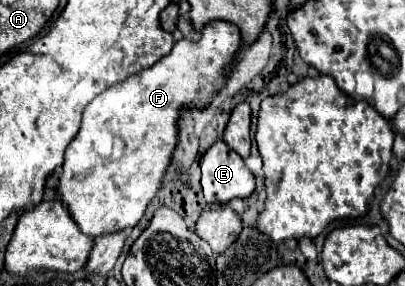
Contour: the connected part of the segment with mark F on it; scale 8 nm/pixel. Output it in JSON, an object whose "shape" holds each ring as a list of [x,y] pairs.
{"shape":[[[213,20],[203,26],[201,38],[197,42],[181,38],[179,42],[175,42],[173,50],[159,62],[145,68],[143,72],[137,72],[135,76],[129,76],[121,84],[113,84],[109,90],[91,100],[91,104],[87,104],[81,130],[65,152],[63,172],[57,188],[63,204],[69,208],[73,220],[85,234],[97,238],[105,232],[133,230],[133,226],[143,218],[147,204],[161,188],[165,170],[171,164],[173,150],[179,142],[181,110],[205,110],[211,106],[213,98],[227,84],[227,78],[239,60],[239,50],[239,28],[225,20]]]}

